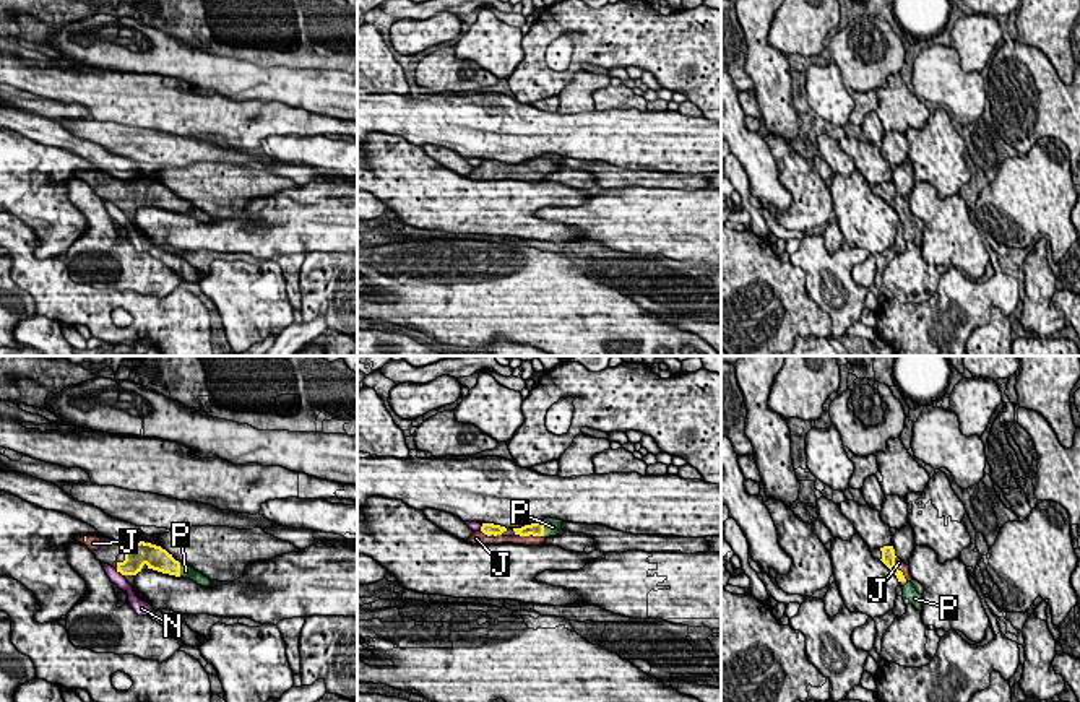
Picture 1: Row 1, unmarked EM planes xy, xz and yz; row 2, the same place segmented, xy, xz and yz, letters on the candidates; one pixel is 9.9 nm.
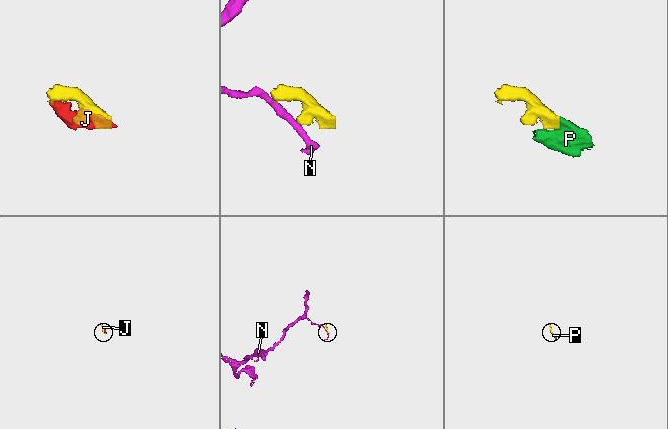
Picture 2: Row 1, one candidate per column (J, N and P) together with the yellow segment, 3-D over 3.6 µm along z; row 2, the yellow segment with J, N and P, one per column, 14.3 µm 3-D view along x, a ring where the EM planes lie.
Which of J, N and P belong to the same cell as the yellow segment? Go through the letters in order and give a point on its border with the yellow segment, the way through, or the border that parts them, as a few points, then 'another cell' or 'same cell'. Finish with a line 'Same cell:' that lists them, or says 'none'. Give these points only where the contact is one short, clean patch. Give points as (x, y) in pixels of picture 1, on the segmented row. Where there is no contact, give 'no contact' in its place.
J: contact yz (895, 567); same cell
N: contact xy (119, 571); border xy (116, 569), (122, 576); another cell
P: contact xz (543, 528); same cell
Same cell: J, P

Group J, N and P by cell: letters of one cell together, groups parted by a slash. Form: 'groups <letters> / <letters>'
groups J P / N

